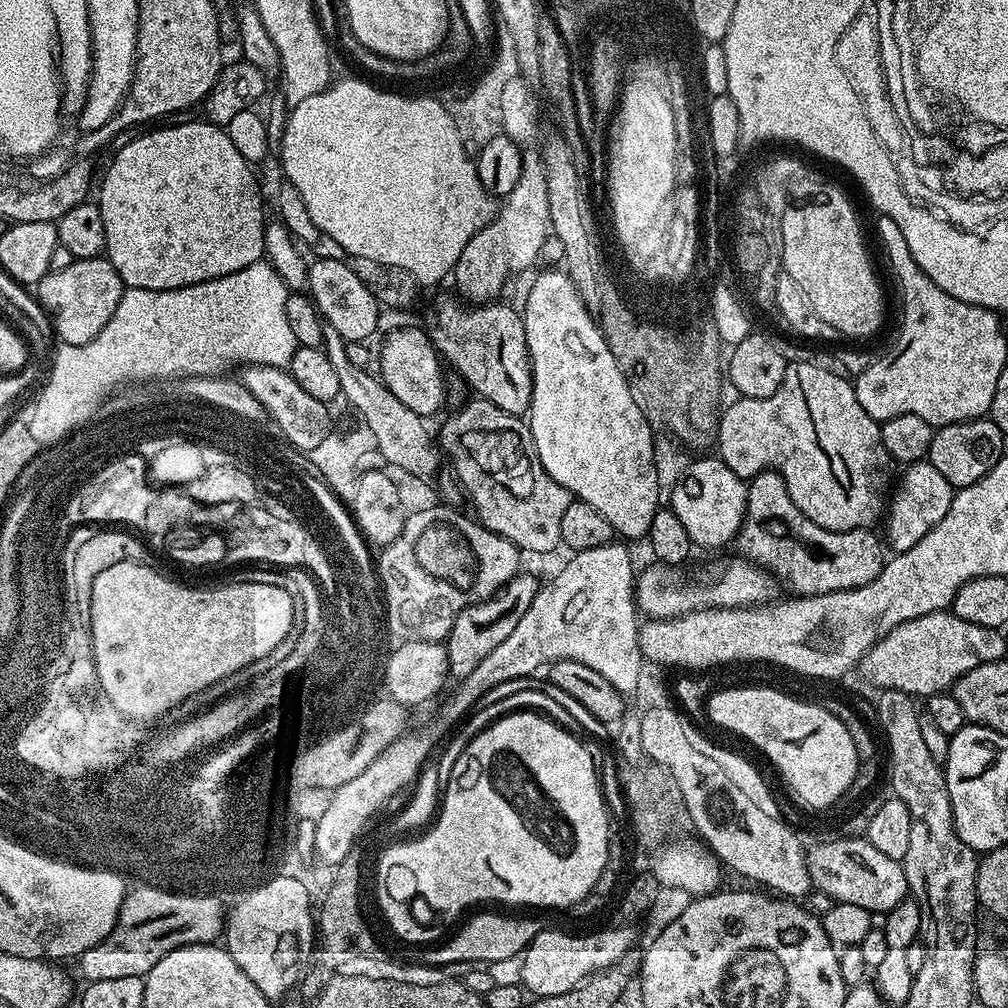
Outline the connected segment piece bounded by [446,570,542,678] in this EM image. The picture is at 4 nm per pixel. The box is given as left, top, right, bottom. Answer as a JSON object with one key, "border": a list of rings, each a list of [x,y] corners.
{"border":[[[527,570],[521,571],[510,582],[506,582],[490,598],[482,602],[470,605],[454,622],[452,631],[446,637],[446,647],[448,649],[448,670],[453,677],[463,678],[498,646],[498,642],[503,642],[506,637],[518,626],[522,614],[530,610],[530,602],[534,602],[536,593],[542,587],[541,581],[536,581]]]}

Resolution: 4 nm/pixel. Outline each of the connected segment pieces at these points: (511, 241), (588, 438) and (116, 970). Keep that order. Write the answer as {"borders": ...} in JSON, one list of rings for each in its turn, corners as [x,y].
{"borders":[[[[528,150],[524,152],[524,165],[518,186],[514,186],[514,190],[503,197],[493,219],[484,228],[477,230],[462,250],[454,269],[455,291],[473,305],[495,301],[508,276],[526,271],[536,259],[541,259],[550,239],[551,226],[544,162],[539,151]]],[[[567,271],[544,272],[532,284],[532,289],[528,292],[528,297],[524,300],[522,315],[524,318],[524,329],[526,330],[526,346],[528,347],[528,357],[532,363],[532,401],[526,413],[526,423],[528,429],[532,431],[534,446],[546,474],[554,478],[566,491],[572,493],[575,499],[586,502],[598,510],[610,522],[613,533],[625,541],[643,541],[650,530],[650,524],[654,522],[656,509],[661,507],[658,494],[658,475],[655,470],[655,444],[654,428],[645,427],[647,419],[641,419],[643,411],[637,411],[638,402],[634,402],[634,394],[630,392],[630,386],[618,370],[618,362],[610,350],[610,346],[604,340],[604,331],[600,328],[597,317],[593,315],[584,299],[580,297],[580,291],[576,288],[574,281],[568,277]]],[[[139,888],[126,893],[114,930],[110,930],[105,940],[90,946],[90,950],[86,950],[78,957],[81,978],[84,982],[135,976],[143,978],[150,970],[154,970],[154,966],[158,966],[158,962],[162,962],[162,958],[166,958],[166,954],[170,954],[176,948],[185,948],[191,944],[216,944],[223,937],[226,927],[226,904],[223,904],[218,897],[216,894],[186,893],[164,896],[164,891],[142,892]]]]}

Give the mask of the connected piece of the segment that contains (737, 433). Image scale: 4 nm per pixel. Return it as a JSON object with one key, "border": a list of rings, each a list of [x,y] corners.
{"border":[[[789,363],[786,374],[782,378],[782,386],[778,386],[778,390],[774,390],[774,394],[770,394],[770,398],[750,398],[749,396],[736,398],[736,401],[729,408],[727,405],[721,411],[720,426],[716,430],[714,444],[715,447],[720,447],[719,459],[723,460],[726,466],[730,466],[730,470],[734,470],[734,474],[738,474],[740,479],[745,482],[751,480],[753,476],[757,476],[760,472],[776,472],[780,475],[786,482],[794,506],[798,506],[798,510],[802,510],[802,514],[806,514],[806,518],[810,518],[810,522],[814,522],[826,530],[845,532],[855,528],[871,529],[872,523],[876,519],[879,521],[885,515],[886,505],[890,499],[890,489],[894,484],[894,477],[892,478],[894,461],[882,442],[880,424],[874,418],[870,418],[870,414],[866,414],[866,410],[862,410],[862,402],[858,402],[858,394],[851,379],[843,380],[838,378],[837,375],[830,374],[829,371],[822,370],[821,367],[810,363]]]}

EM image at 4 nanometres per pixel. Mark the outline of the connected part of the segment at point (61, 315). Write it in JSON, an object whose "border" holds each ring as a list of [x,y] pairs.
{"border":[[[106,258],[94,260],[73,260],[66,270],[47,272],[34,292],[39,304],[51,320],[51,331],[60,335],[60,344],[82,346],[90,342],[110,322],[125,287],[118,278],[118,270]]]}

